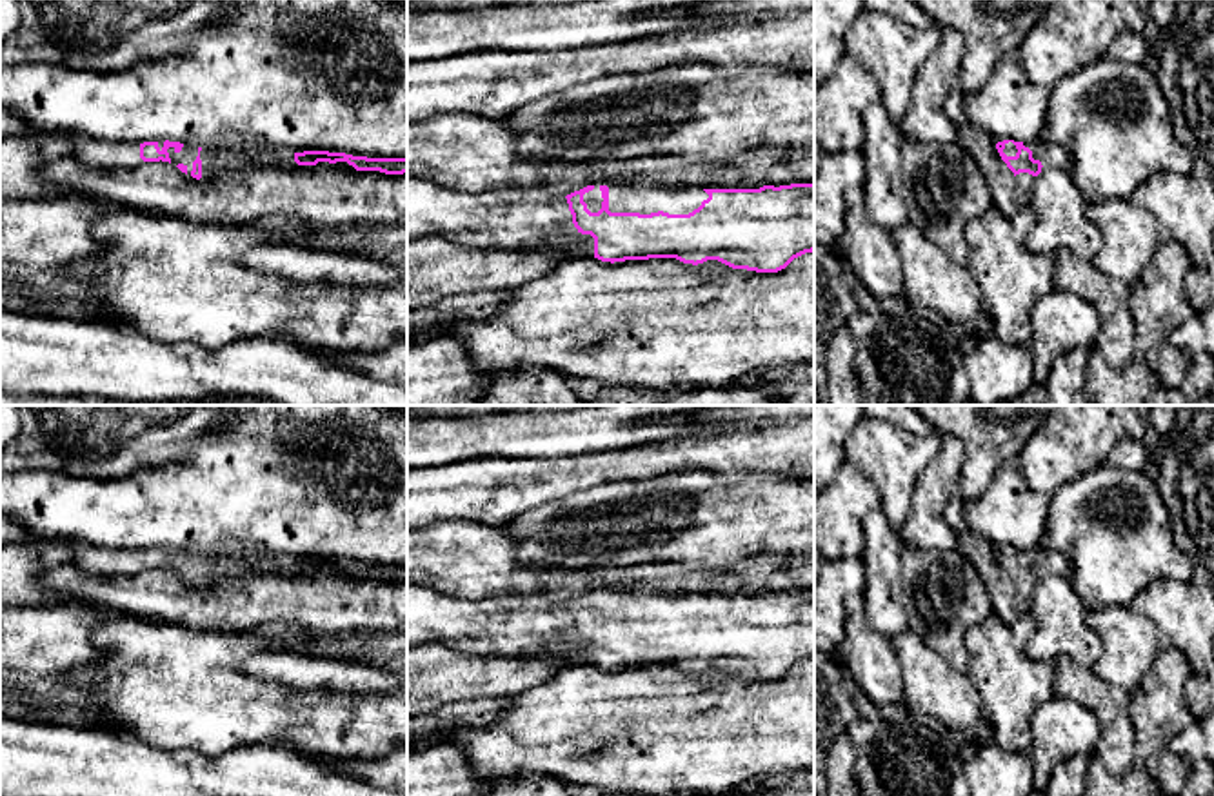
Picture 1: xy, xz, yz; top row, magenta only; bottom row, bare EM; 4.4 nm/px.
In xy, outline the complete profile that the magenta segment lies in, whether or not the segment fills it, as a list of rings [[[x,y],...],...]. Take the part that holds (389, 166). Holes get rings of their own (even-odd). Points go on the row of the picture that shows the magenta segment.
[[[25,134],[0,136],[0,200],[7,198],[58,198],[84,194],[51,182],[42,171],[56,160],[73,158],[93,169],[133,169],[140,162],[173,162],[189,178],[211,178],[218,173],[234,173],[251,165],[294,167],[318,162],[347,162],[356,171],[385,174],[407,173],[407,158],[367,158],[345,153],[304,151],[225,151],[204,149],[194,144],[169,140],[120,144],[91,140],[75,134]]]

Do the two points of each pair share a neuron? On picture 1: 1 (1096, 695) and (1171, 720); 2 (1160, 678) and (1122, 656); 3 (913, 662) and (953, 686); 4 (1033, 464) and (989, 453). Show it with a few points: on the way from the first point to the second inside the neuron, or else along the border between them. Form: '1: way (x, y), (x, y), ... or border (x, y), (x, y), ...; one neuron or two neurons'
1: border (1129, 693), (1129, 716), (1136, 747); two neurons
2: border (1162, 649), (1153, 667), (1131, 693); two neurons
3: way (922, 671), (936, 686), (944, 686); one neuron
4: border (1004, 462), (991, 484), (976, 497); two neurons

